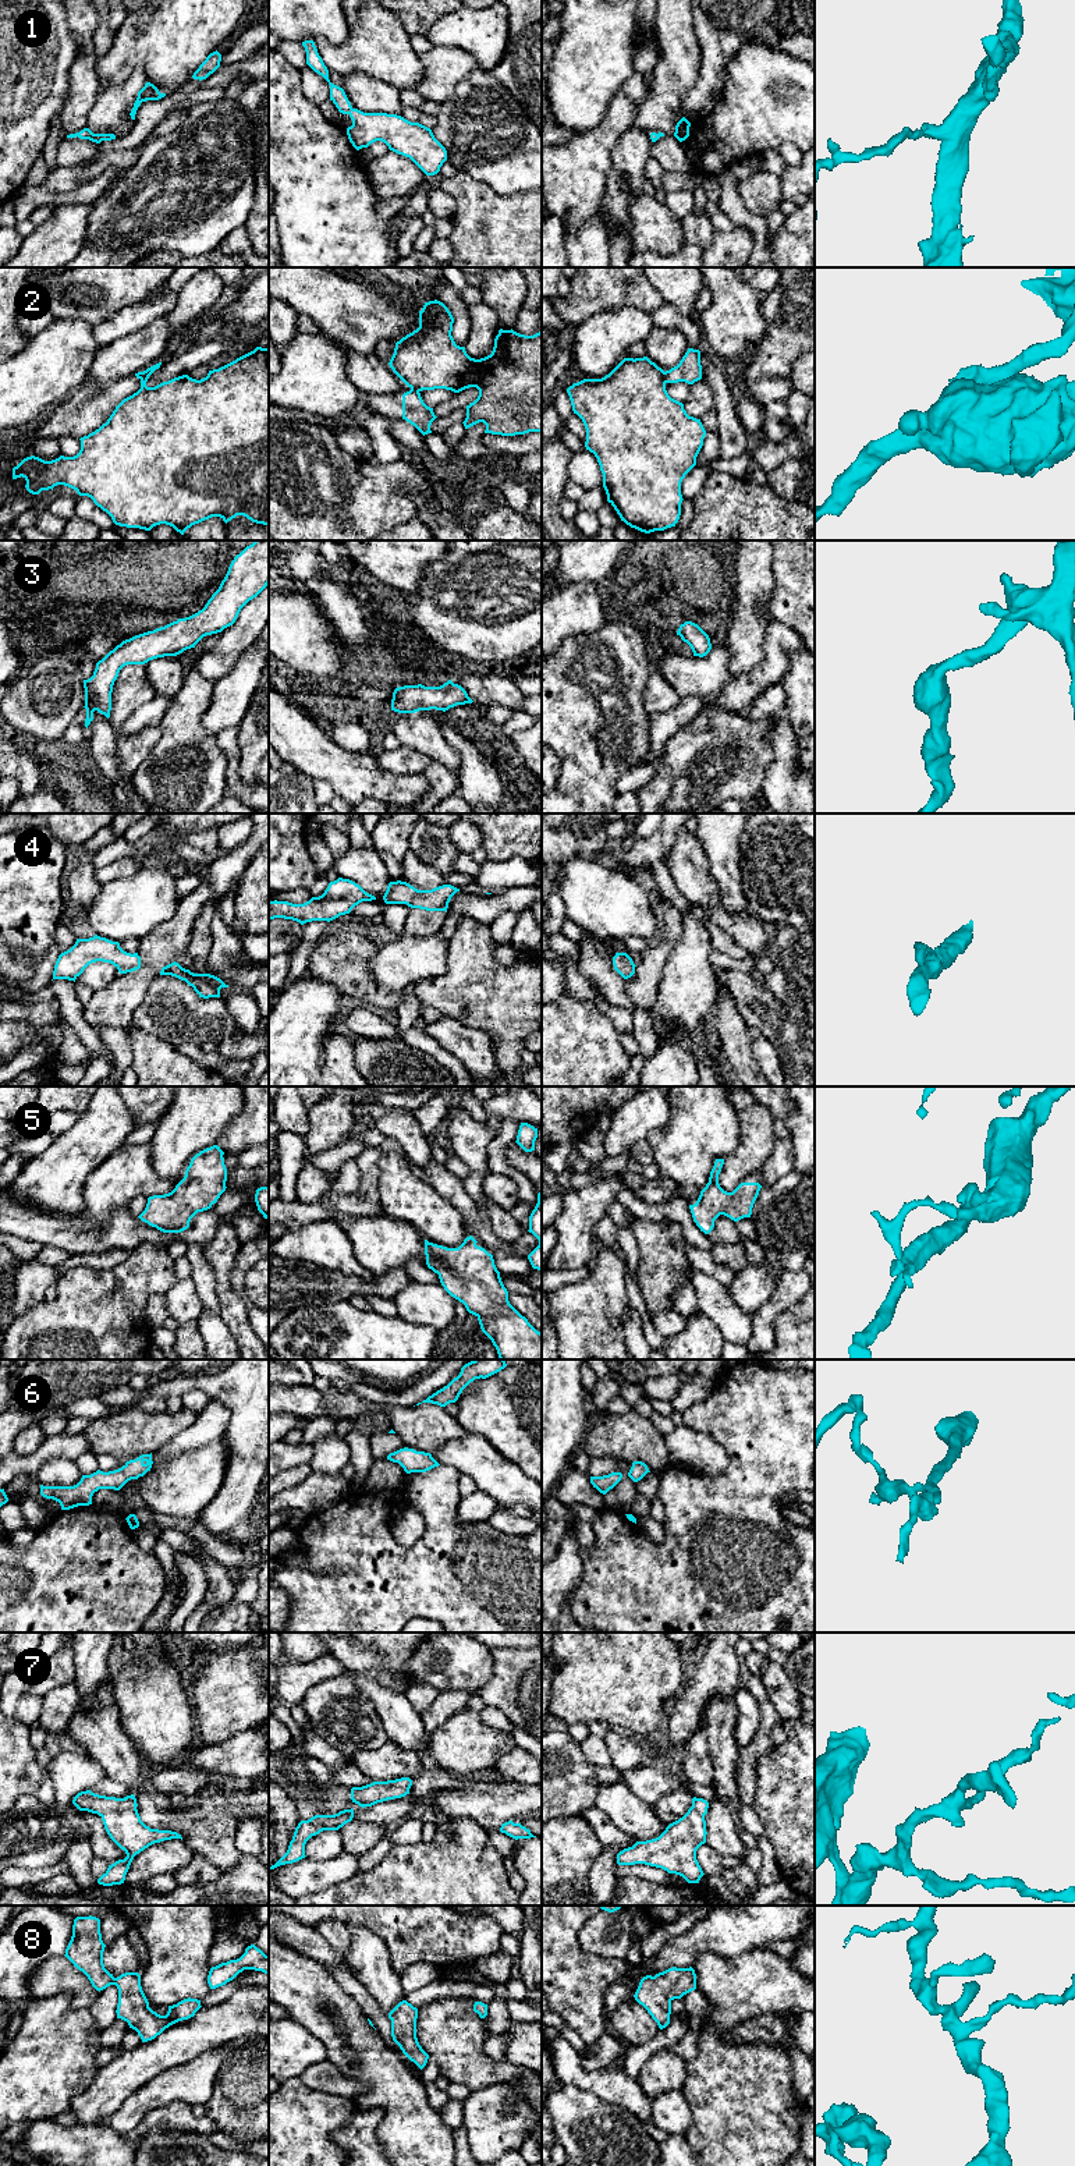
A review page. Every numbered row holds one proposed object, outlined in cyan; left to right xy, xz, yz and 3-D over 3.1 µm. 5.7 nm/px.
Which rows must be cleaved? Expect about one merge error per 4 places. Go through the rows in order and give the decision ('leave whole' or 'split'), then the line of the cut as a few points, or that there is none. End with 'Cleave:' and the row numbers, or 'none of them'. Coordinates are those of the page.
1: leave whole | no cut
2: split | yz (663, 372), (666, 382)
3: leave whole | no cut
4: leave whole | no cut
5: leave whole | no cut
6: leave whole | no cut
7: leave whole | no cut
8: leave whole | no cut
Cleave: 2

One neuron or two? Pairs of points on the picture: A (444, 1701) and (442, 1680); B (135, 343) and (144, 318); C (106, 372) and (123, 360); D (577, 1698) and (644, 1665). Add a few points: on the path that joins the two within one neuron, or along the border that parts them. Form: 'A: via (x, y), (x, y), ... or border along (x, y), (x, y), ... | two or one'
A: border along (472, 1691), (442, 1690), (439, 1693) | two
B: border along (165, 314), (145, 326), (116, 339), (110, 344) | two
C: via (110, 368), (119, 360) | one
D: via (593, 1683), (607, 1673), (627, 1673) | one

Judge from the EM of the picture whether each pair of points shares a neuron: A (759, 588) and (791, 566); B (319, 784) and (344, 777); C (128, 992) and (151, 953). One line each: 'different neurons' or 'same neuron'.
A: different neurons
B: different neurons
C: same neuron

